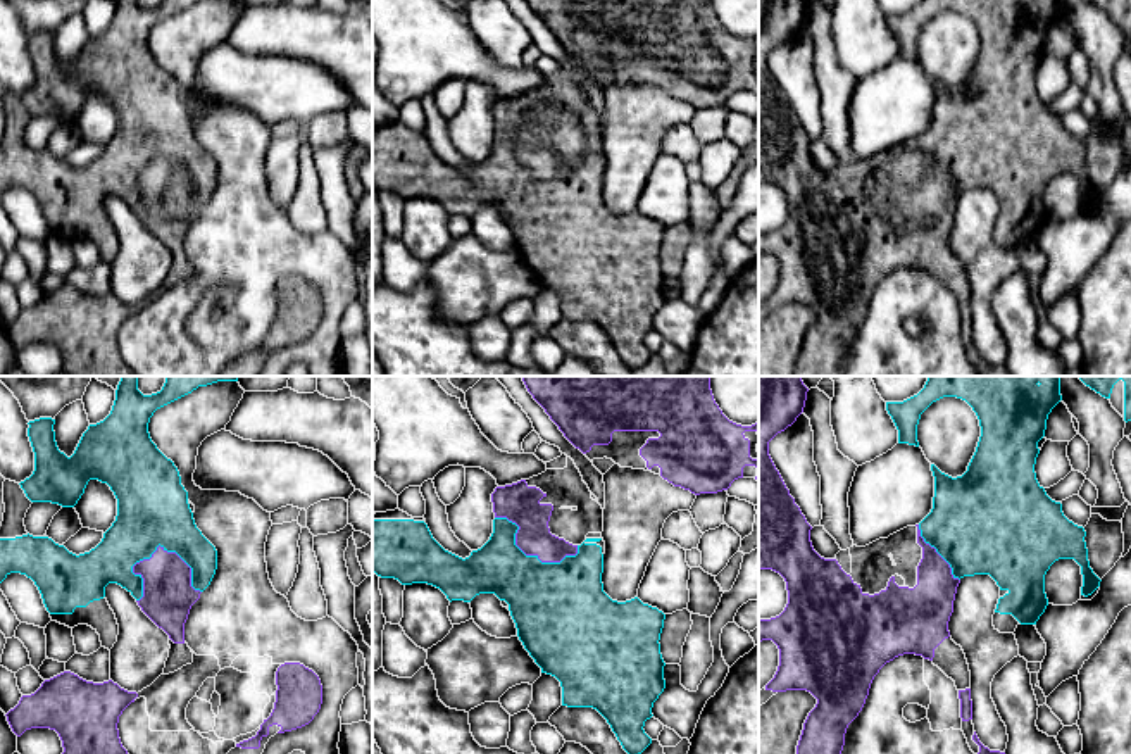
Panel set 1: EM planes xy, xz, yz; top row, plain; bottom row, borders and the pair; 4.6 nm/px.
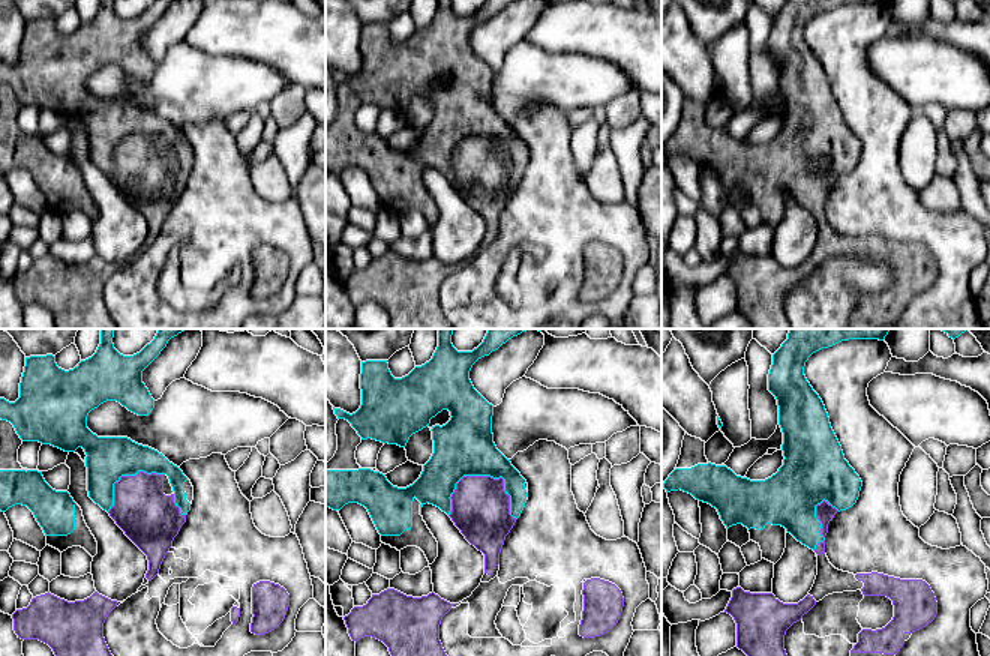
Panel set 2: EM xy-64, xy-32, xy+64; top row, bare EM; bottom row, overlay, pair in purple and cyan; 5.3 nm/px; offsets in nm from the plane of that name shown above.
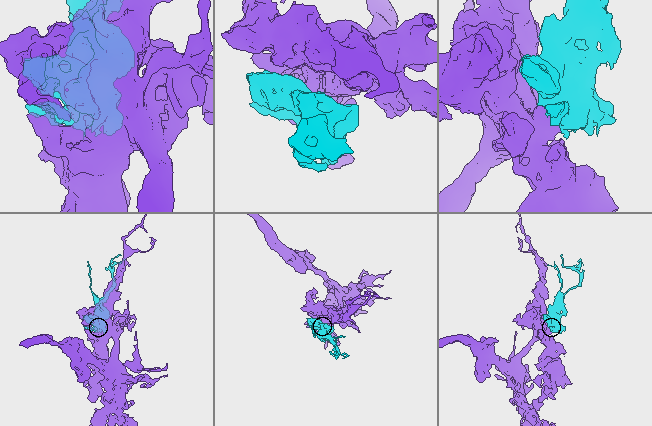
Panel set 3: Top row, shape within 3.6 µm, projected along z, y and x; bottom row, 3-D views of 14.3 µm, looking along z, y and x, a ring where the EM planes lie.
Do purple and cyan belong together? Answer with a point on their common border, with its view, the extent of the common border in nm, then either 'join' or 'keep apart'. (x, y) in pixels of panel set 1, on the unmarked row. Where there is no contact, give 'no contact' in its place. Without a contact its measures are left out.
xy (173, 166) | 340 nm | join

